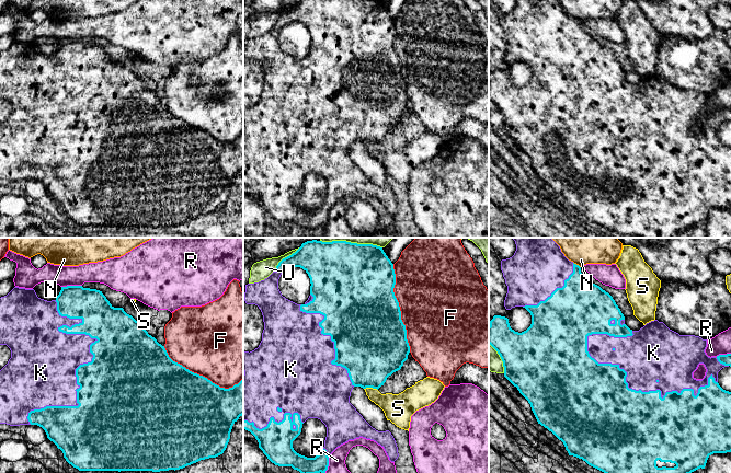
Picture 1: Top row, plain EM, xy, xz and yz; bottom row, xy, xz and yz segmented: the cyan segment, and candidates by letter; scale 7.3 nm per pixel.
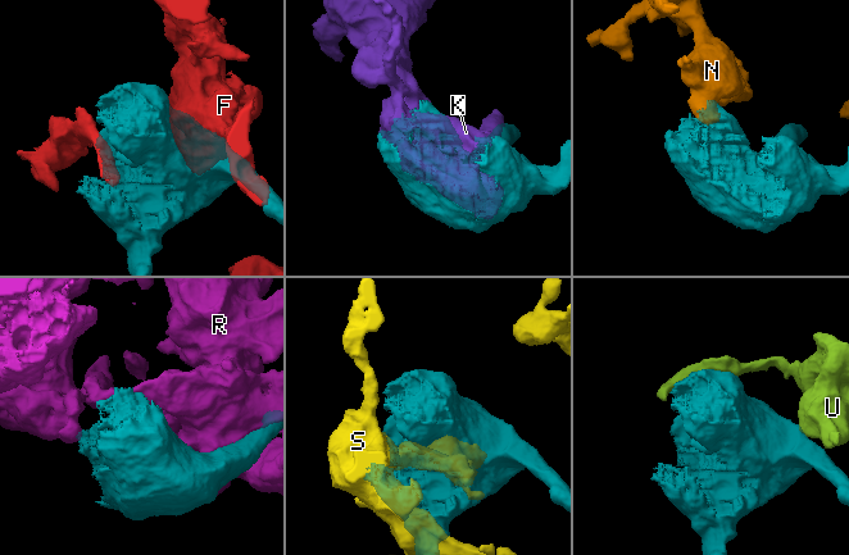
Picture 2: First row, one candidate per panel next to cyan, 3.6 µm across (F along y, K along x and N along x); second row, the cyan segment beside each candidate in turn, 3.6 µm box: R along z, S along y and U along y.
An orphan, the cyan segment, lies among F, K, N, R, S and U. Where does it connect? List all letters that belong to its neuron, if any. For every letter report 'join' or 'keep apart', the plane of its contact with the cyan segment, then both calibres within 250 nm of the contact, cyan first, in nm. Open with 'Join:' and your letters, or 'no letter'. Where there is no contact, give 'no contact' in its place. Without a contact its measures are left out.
Join: K
F: keep apart | xz | 500/500 nm
K: join | xy | 500/320 nm
N: keep apart | yz | 300/150 nm
R: keep apart | xy | 240/160 nm
S: keep apart | xz | 440/200 nm
U: keep apart | xz | 240/140 nm

